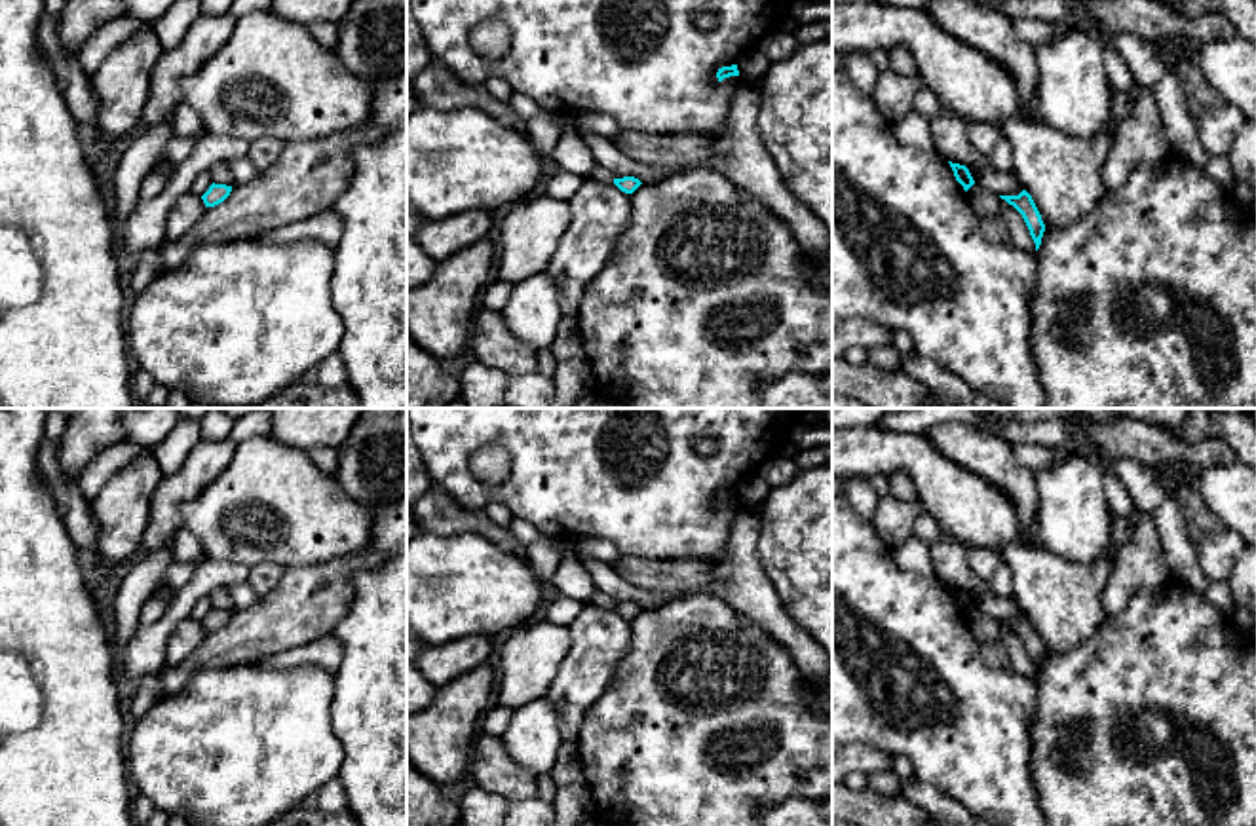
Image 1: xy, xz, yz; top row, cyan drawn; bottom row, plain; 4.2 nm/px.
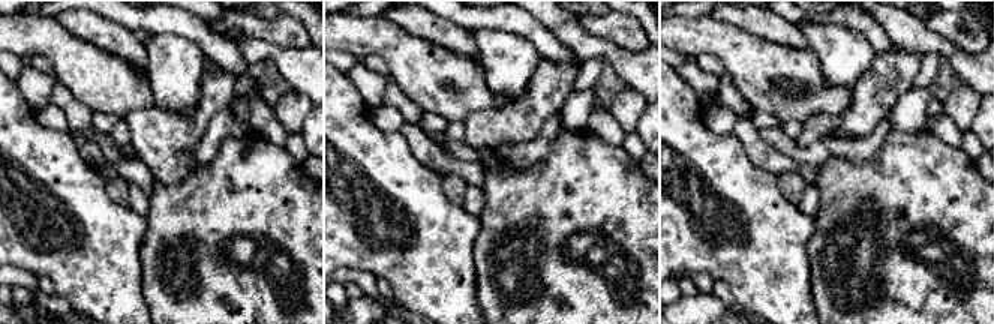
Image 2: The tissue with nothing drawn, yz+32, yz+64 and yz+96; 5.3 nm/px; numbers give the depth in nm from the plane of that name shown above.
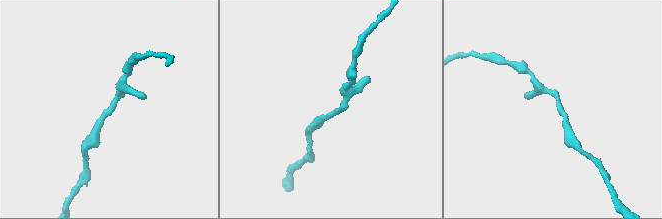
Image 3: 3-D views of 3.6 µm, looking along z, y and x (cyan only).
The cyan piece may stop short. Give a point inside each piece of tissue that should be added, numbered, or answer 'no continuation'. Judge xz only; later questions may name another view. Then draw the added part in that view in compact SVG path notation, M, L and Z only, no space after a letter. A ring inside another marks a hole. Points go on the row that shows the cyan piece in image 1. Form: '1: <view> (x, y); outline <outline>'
no continuation

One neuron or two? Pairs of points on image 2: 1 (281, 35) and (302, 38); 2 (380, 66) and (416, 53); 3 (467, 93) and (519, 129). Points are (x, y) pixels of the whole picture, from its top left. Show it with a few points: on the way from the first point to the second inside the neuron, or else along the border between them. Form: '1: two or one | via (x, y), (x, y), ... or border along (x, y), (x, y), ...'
1: one | via (285, 35), (297, 36)
2: two | border along (362, 60), (371, 54), (378, 54), (390, 71)
3: two | border along (508, 104), (501, 108), (473, 111), (464, 122)

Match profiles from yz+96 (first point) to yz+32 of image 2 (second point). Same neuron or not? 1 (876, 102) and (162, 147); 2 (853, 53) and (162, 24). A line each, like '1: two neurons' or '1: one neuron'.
1: one neuron
2: two neurons

